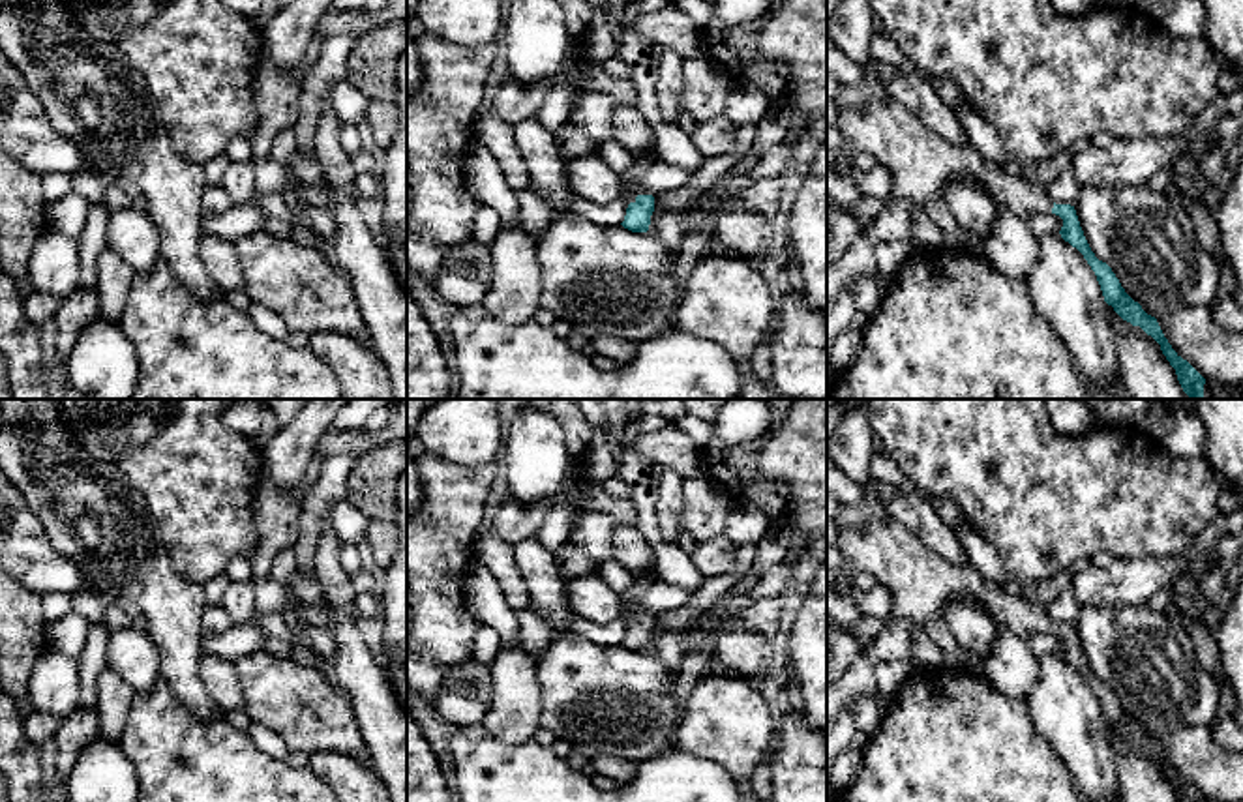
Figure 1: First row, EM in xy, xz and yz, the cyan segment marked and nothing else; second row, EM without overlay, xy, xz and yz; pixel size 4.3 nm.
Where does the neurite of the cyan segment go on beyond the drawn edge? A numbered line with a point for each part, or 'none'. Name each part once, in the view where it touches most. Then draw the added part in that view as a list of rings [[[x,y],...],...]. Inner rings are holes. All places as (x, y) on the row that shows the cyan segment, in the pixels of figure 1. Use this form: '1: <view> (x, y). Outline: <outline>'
1: xz (640, 163). Outline: [[[656,150],[651,156],[636,156],[632,165],[622,174],[624,187],[630,191],[628,202],[636,202],[637,195],[651,195],[636,186],[636,180],[658,161]]]

